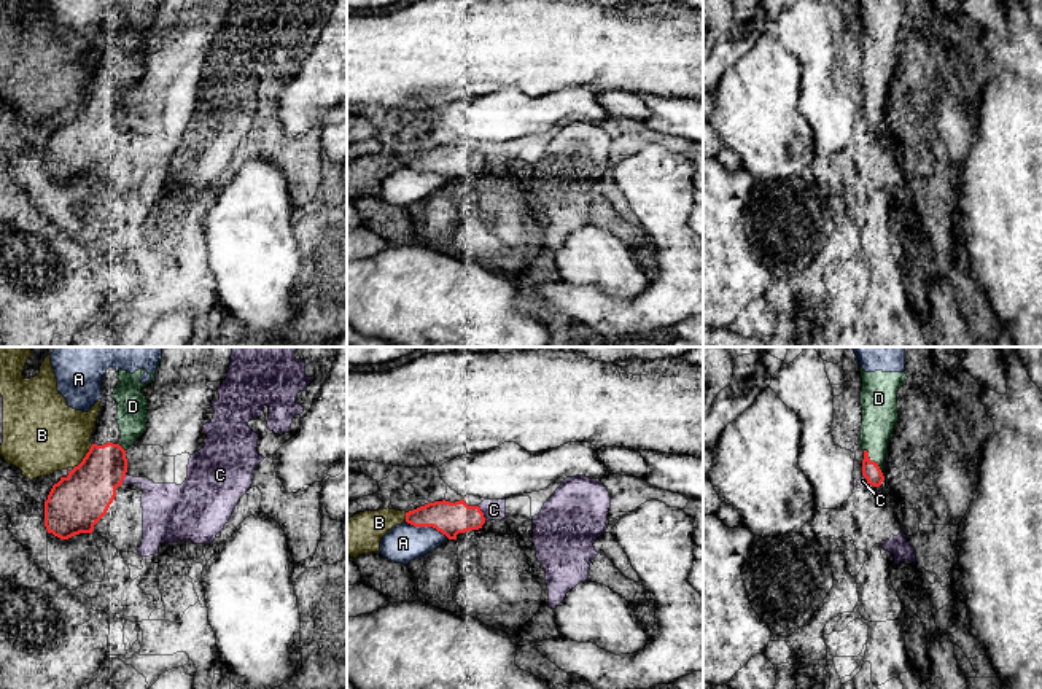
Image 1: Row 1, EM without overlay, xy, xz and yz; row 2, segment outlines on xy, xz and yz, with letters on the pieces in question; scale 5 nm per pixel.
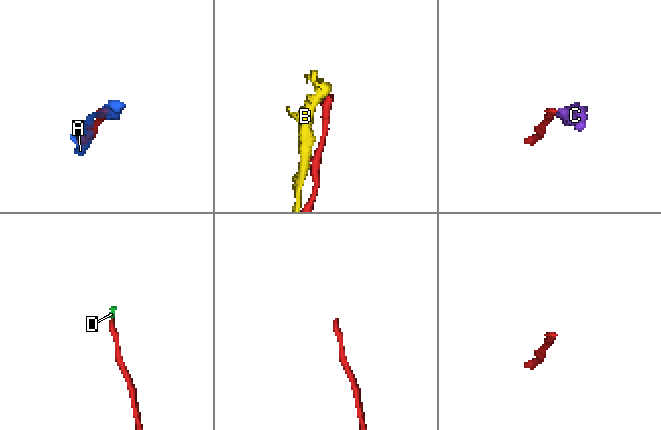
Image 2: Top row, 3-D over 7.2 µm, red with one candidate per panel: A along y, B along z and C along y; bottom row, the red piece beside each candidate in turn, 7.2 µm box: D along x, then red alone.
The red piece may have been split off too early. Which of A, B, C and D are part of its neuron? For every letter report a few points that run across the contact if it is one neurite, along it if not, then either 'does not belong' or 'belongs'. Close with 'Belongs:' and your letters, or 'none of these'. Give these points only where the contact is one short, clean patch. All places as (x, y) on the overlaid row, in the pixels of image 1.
A: does not belong
B: does not belong
C: does not belong
D: belongs
Belongs: D

